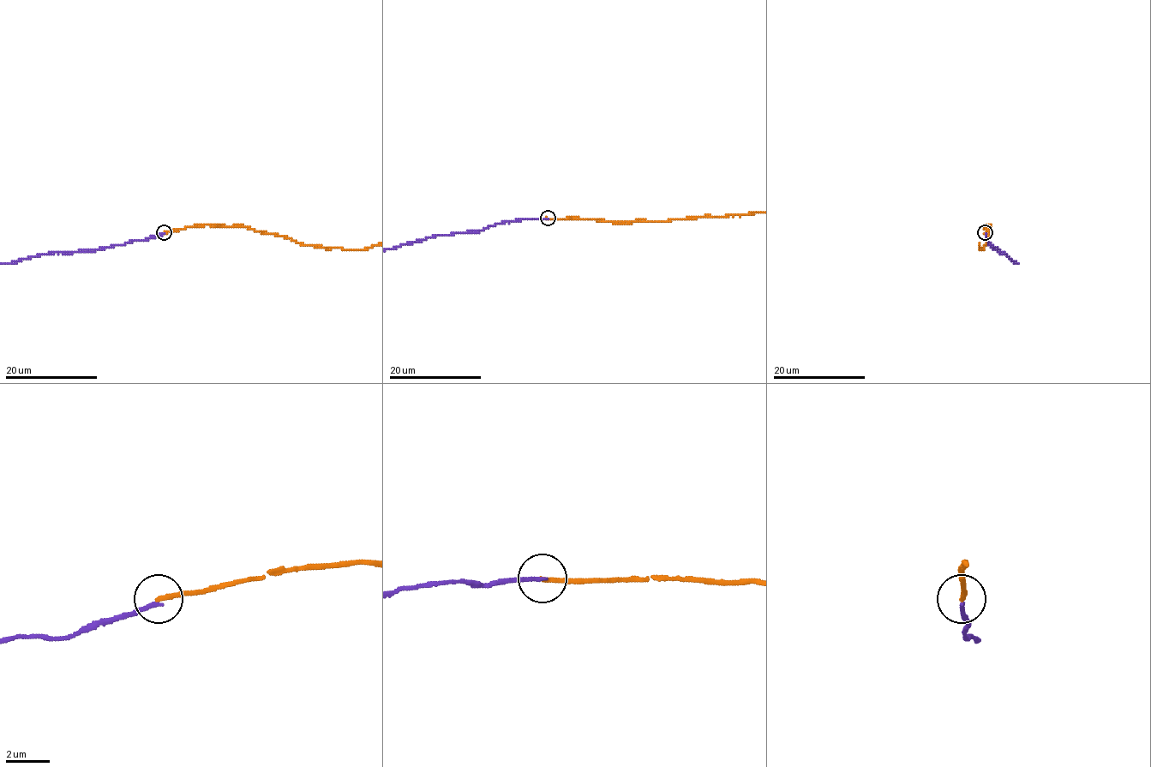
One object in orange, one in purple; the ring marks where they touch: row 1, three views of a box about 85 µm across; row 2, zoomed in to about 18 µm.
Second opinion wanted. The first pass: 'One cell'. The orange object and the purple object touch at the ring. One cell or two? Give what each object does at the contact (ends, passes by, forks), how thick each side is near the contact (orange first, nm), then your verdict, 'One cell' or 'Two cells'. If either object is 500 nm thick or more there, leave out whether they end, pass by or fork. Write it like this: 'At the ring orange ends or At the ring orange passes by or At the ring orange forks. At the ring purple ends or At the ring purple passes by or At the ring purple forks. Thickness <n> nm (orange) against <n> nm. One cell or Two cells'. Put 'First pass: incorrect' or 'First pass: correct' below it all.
At the ring orange ends. At the ring purple ends. Thickness 240 nm (orange) against 180 nm. Two cells
First pass: incorrect

